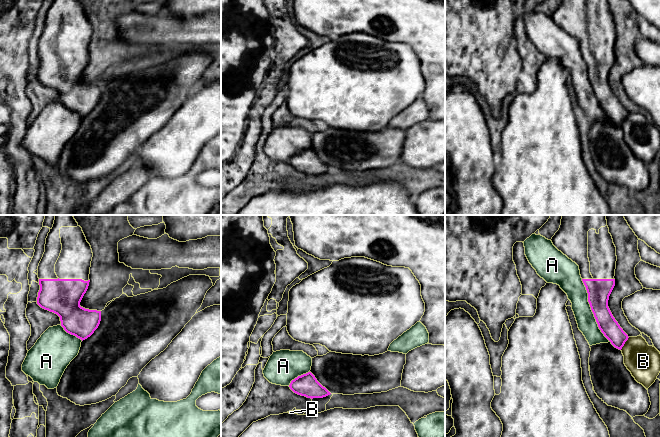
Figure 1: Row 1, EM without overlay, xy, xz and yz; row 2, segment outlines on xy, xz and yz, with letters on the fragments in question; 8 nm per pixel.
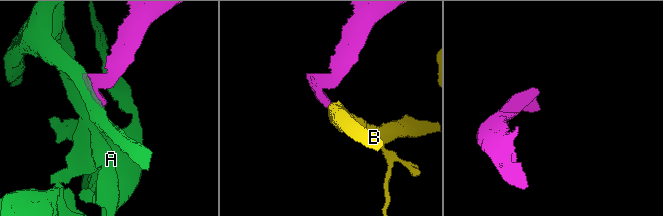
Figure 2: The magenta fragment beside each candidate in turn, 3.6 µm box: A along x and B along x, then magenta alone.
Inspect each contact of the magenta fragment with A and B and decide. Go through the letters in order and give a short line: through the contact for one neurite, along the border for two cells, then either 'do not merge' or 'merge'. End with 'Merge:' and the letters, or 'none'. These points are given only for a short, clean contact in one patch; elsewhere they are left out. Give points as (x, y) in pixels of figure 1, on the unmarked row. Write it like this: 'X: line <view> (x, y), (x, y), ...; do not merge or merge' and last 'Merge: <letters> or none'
A: merge
B: line yz (629, 113), (620, 125); do not merge
Merge: A

